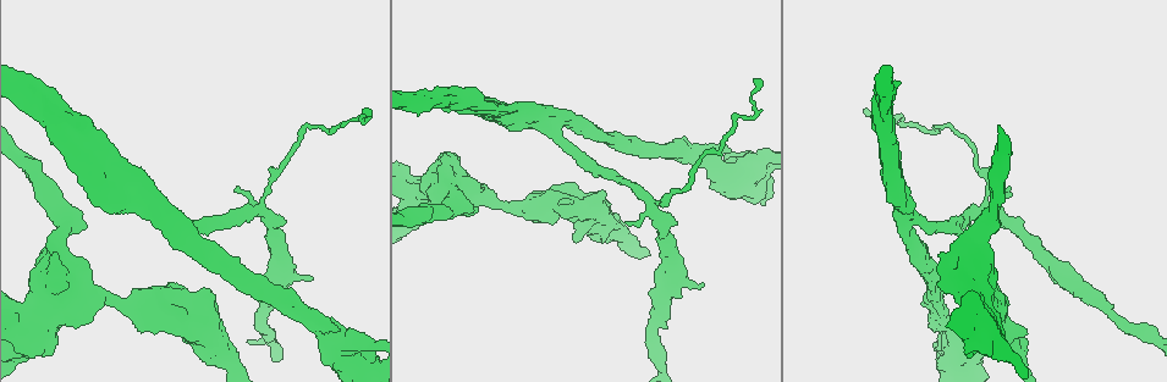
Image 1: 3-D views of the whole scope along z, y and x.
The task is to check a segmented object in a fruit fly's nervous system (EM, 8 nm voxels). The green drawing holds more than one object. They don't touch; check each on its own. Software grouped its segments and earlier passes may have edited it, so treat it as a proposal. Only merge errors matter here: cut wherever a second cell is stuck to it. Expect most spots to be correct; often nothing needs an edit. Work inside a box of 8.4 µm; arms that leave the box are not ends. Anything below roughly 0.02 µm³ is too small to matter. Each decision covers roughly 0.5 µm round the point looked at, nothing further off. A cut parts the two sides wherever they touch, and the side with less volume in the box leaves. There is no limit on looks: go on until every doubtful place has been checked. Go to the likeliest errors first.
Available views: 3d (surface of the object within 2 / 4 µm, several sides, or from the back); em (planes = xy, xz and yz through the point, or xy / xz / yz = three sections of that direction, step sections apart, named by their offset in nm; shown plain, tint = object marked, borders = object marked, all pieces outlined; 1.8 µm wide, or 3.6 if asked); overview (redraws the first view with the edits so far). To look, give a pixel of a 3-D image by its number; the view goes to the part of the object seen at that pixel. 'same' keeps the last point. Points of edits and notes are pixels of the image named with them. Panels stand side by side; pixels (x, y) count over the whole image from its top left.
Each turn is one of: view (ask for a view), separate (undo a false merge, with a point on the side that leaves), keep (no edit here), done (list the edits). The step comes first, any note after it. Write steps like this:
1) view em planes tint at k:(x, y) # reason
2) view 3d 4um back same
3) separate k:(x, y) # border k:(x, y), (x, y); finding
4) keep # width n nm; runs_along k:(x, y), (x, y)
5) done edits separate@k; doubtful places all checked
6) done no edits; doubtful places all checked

view 3d 4um at 1:(943, 342) # abrupt turn

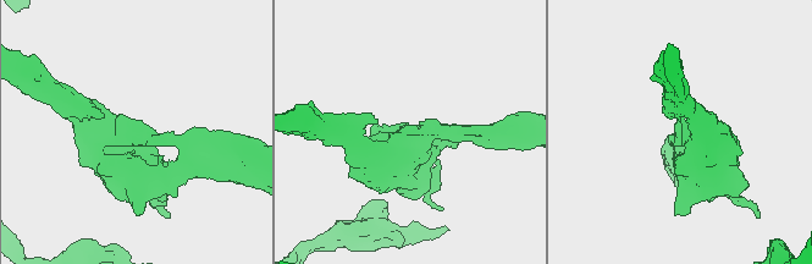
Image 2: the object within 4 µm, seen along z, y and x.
view em 3.6um planes tint at 2:(409, 139)

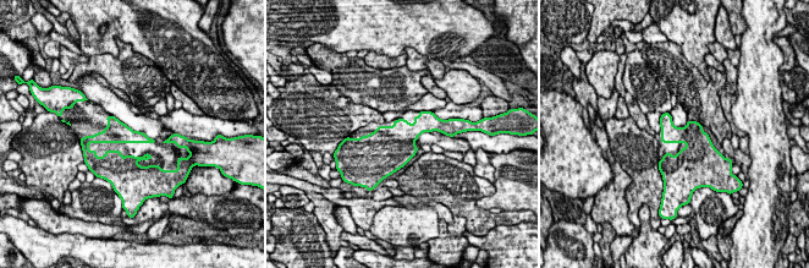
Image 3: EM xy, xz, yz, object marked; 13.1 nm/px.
keep # one cell here

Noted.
view em planes borders at 1:(554, 125) # abrupt turn

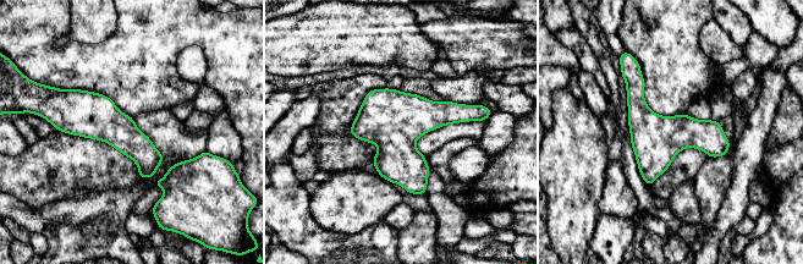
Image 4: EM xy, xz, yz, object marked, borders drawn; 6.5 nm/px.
keep # all the same cell

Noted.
view 3d 4um at 1:(189, 324) # sudden change in width

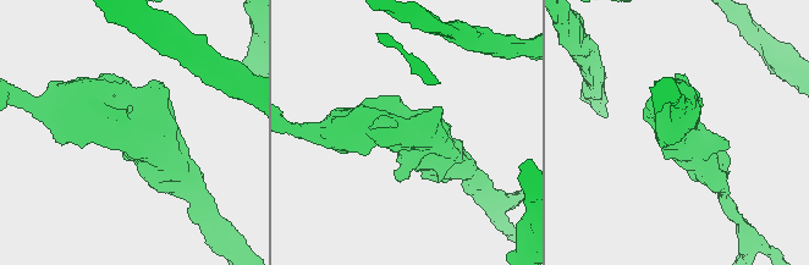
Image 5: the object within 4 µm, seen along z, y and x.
view em planes plain at 5:(133, 128)

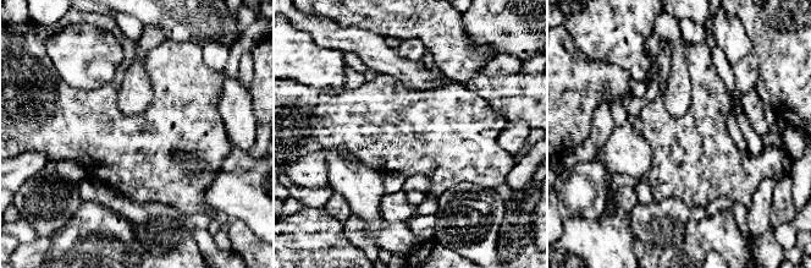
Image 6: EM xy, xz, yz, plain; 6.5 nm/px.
view em planes tint same # where the object lies

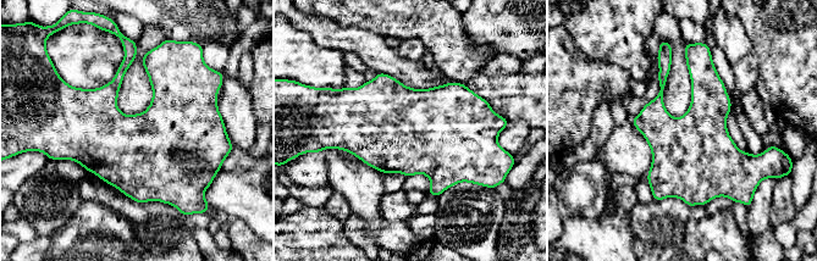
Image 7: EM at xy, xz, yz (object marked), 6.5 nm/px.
keep # continuous, no second cell

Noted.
done no edits; doubtful places all checked

